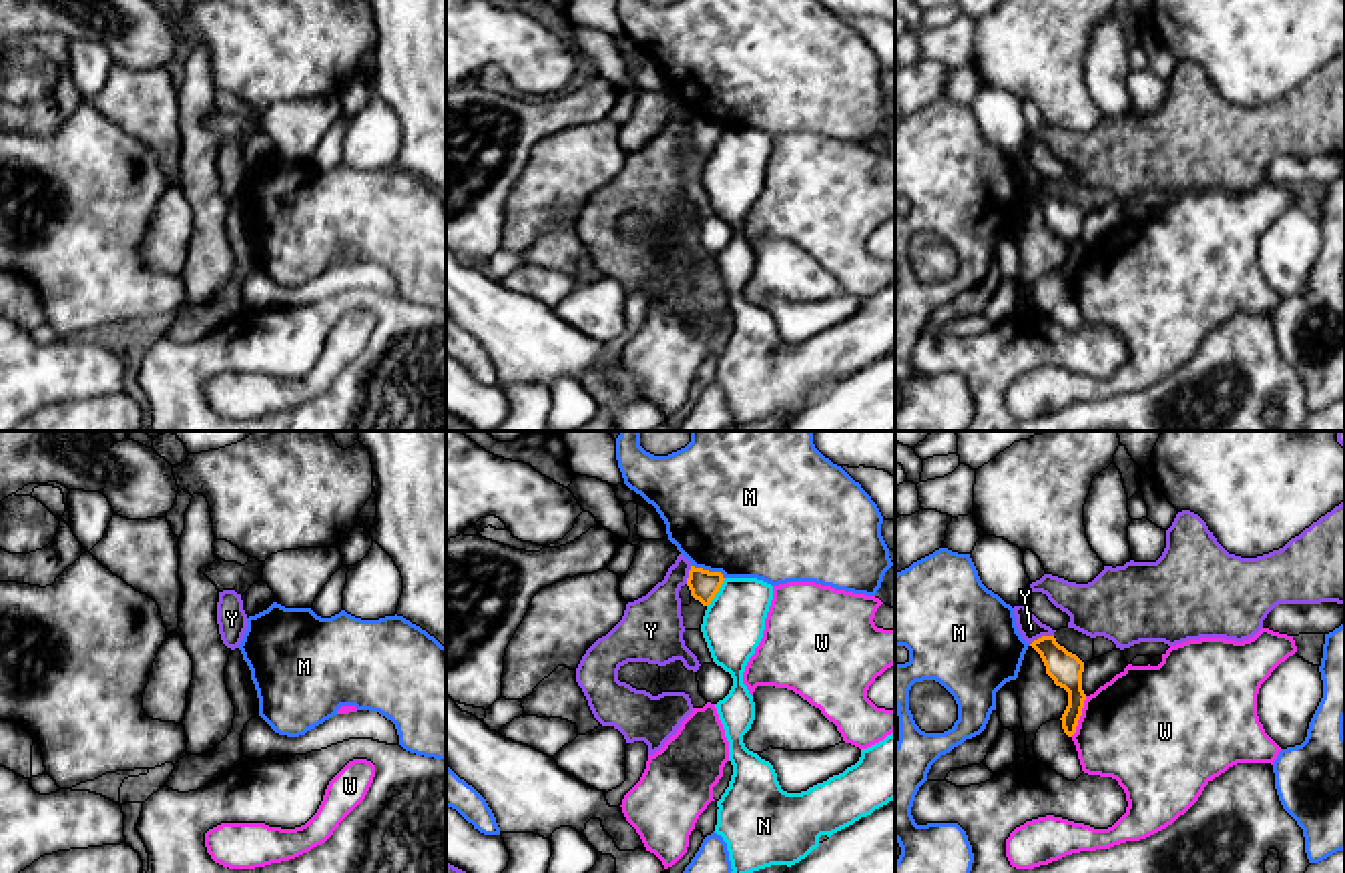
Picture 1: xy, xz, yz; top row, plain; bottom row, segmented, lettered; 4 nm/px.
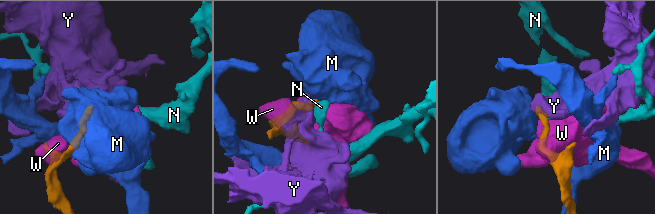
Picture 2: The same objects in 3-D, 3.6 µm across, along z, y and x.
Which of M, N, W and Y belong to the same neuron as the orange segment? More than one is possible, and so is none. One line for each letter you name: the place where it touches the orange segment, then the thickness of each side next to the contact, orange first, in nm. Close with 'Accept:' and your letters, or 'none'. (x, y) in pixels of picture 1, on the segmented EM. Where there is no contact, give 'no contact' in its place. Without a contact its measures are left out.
Accept: none

